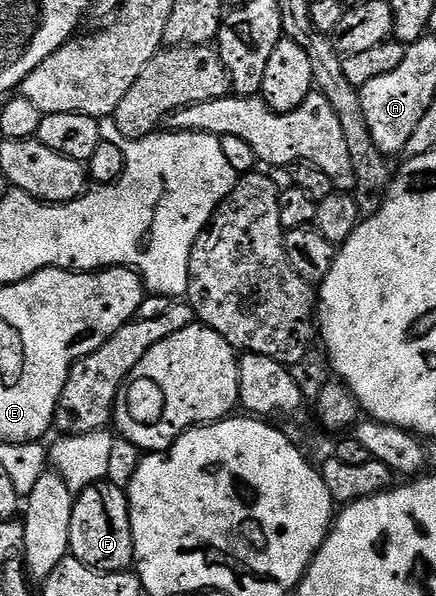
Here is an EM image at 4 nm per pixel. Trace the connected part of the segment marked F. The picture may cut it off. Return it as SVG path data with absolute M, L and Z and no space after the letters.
M102 482L76 493L71 510L69 551L96 572L123 572L134 567L133 535L129 521L129 498L124 487Z

